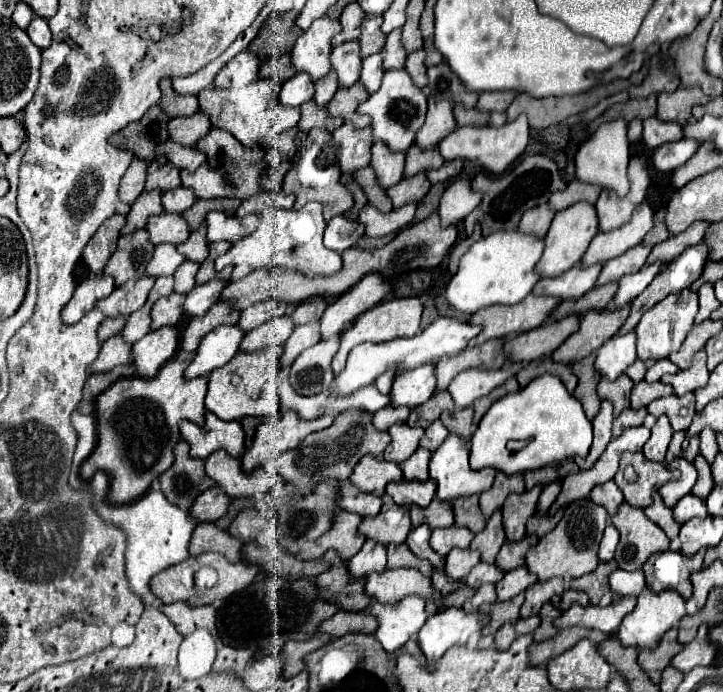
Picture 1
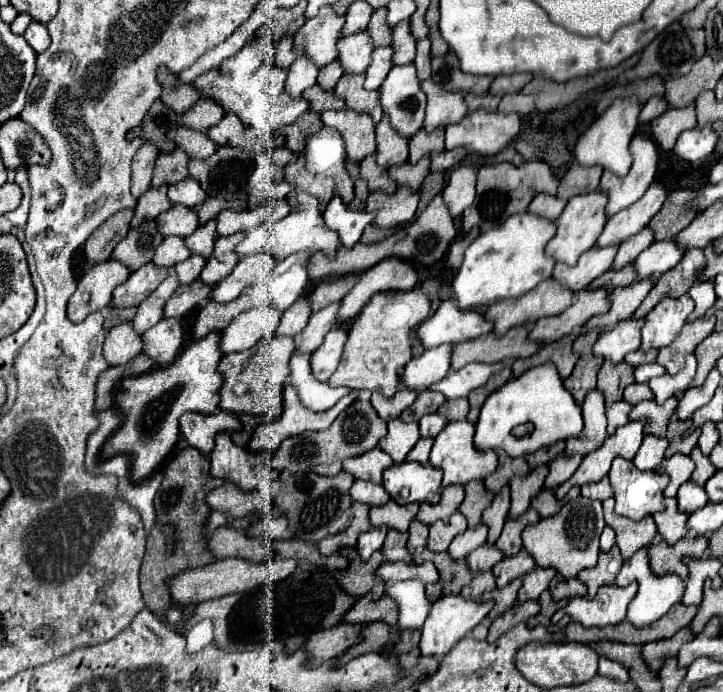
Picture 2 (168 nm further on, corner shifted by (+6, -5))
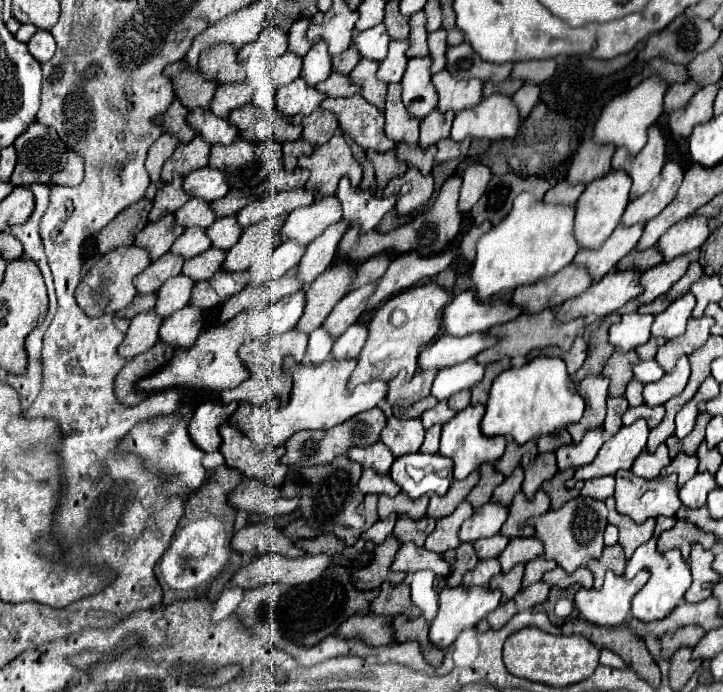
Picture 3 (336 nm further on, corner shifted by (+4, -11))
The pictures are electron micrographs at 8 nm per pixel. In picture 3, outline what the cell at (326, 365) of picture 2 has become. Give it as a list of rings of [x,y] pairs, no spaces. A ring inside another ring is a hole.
[[[352,324],[334,344],[332,356],[334,358],[354,358],[360,354],[360,350],[366,344],[368,336],[368,324]]]

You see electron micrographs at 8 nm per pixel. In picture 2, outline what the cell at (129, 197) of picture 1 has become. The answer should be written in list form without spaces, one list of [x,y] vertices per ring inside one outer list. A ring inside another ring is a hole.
[[[144,142],[142,148],[134,154],[134,160],[132,160],[132,196],[134,198],[140,198],[150,188],[156,156],[158,156],[158,150],[150,142]]]

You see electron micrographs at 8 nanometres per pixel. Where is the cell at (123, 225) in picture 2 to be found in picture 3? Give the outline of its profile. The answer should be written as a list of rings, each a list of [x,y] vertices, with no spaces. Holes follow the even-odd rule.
[[[142,198],[138,204],[130,204],[118,220],[112,220],[100,234],[98,234],[98,250],[100,254],[106,254],[118,246],[128,246],[134,242],[136,234],[148,224],[148,212],[152,208],[152,202]]]

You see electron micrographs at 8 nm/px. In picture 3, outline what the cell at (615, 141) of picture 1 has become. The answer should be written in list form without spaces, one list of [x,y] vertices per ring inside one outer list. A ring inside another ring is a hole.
[[[650,76],[646,80],[642,80],[636,88],[616,96],[614,100],[610,100],[606,104],[606,108],[602,110],[596,126],[594,126],[594,140],[598,144],[614,144],[614,146],[624,146],[632,156],[638,154],[648,136],[648,128],[658,120],[658,116],[664,112],[662,108],[662,100],[666,96],[666,88],[670,88],[660,76]]]

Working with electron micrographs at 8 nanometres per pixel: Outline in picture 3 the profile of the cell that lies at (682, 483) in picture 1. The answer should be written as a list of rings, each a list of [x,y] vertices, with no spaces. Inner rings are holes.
[[[678,454],[670,466],[666,468],[670,474],[676,472],[678,474],[678,486],[684,486],[686,480],[690,480],[696,470],[698,470],[698,458],[696,456],[688,456],[688,454]]]

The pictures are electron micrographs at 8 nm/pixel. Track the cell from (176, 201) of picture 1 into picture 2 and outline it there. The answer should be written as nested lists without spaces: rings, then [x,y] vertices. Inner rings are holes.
[[[182,180],[182,182],[176,182],[172,186],[168,186],[168,200],[172,202],[172,206],[176,204],[184,204],[188,208],[194,208],[198,204],[202,204],[206,200],[206,194],[204,190],[198,186],[196,180]]]

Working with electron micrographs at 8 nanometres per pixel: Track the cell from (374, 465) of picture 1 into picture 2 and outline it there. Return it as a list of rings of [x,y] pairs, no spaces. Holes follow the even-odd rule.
[[[374,448],[356,458],[344,460],[344,470],[352,474],[356,480],[366,480],[366,482],[376,482],[376,484],[382,482],[382,472],[388,470],[388,466],[394,466],[394,462],[380,448]]]

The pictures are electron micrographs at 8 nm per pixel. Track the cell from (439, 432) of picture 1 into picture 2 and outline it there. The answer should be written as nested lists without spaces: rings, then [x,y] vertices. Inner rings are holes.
[[[428,414],[420,420],[420,436],[436,438],[444,426],[446,426],[446,420],[440,414]]]

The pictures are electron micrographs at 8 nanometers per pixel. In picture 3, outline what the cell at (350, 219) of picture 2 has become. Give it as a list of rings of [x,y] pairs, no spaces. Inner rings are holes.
[[[346,176],[340,180],[336,194],[344,208],[344,220],[360,224],[362,232],[374,230],[382,220],[382,216],[396,204],[396,196],[376,198],[370,192],[354,188]]]

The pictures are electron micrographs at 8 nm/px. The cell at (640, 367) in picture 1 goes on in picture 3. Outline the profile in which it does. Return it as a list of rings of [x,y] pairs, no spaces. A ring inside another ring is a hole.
[[[650,338],[650,340],[646,342],[646,344],[638,346],[638,348],[636,348],[636,352],[638,352],[640,360],[652,360],[652,358],[656,356],[656,350],[658,350],[658,344],[660,344],[660,340],[658,340],[658,338]]]

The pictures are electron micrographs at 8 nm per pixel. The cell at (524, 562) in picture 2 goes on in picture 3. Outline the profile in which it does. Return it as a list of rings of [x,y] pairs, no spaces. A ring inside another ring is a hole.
[[[514,538],[504,548],[504,552],[498,556],[502,564],[502,572],[508,572],[518,562],[530,562],[538,558],[542,552],[542,542],[538,538]]]

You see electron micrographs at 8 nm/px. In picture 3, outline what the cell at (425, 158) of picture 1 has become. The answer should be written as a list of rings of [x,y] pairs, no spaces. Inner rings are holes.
[[[438,110],[430,112],[420,124],[420,144],[422,144],[422,148],[428,148],[428,146],[436,144],[438,140],[450,136],[452,120],[454,120],[454,112],[438,112]]]

